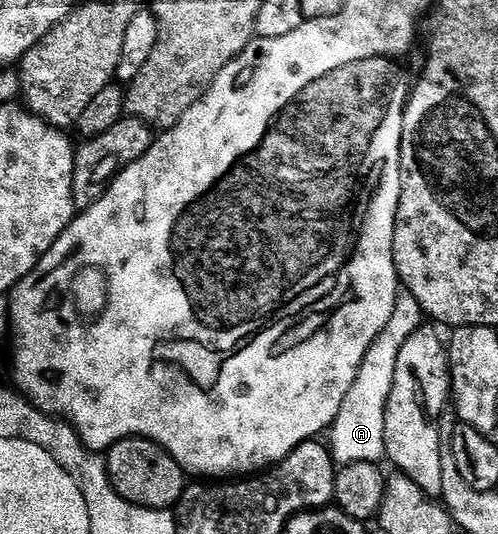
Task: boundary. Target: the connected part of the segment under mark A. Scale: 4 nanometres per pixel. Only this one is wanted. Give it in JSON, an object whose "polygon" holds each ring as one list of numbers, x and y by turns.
{"polygon":[[399,292,394,298,392,319,388,319,384,331,380,331,364,355,360,371,352,387,348,387,348,395,344,395,344,403,328,430,328,448,339,466,365,461,378,463,386,457,384,415,388,395,392,391,392,379,396,375,396,359,400,355,400,347,404,347,404,343,408,343,410,336,422,328,423,324,424,314,420,303,416,303,411,293]]}

